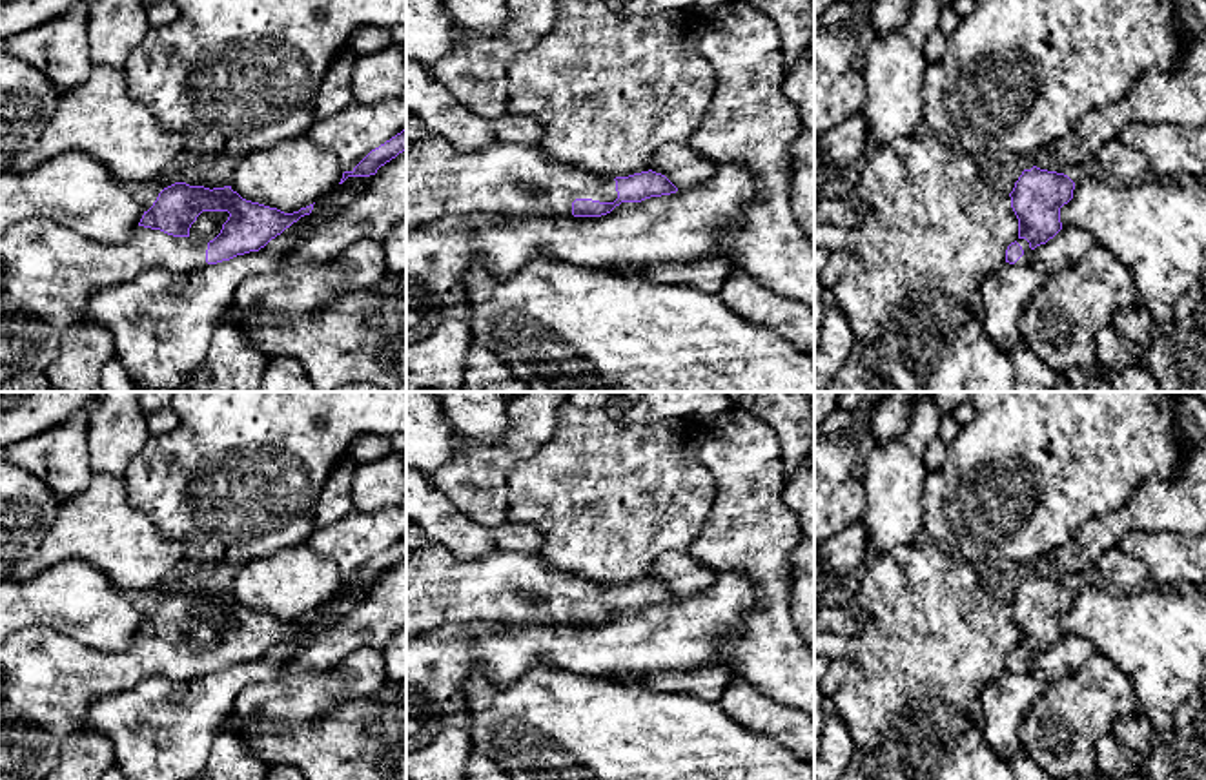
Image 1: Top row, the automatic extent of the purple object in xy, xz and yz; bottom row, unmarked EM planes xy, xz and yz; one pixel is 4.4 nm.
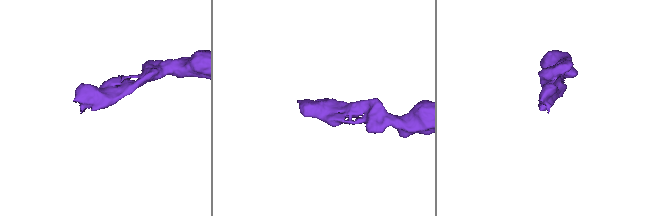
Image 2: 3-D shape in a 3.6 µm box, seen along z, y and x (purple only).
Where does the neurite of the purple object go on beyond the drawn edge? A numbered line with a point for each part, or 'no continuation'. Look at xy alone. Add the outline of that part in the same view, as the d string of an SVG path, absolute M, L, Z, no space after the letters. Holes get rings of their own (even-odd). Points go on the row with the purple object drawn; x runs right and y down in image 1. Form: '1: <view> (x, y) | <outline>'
1: xy (48, 272) | M33 217L0 237L0 388L20 372L46 372L67 328L86 319L87 299L100 288L135 281L144 272L193 272L208 266L208 242L137 226L122 244L87 239Z

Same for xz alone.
1: xz (518, 181) | M428 133L406 146L406 230L448 215L572 215L576 199L614 202L614 177L552 162L537 144L461 151Z

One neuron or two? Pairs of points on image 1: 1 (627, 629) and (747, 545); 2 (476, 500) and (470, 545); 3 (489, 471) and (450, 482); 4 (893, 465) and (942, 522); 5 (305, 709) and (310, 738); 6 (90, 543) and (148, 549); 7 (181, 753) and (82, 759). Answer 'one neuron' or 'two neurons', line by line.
1: two neurons
2: two neurons
3: one neuron
4: two neurons
5: two neurons
6: one neuron
7: two neurons

